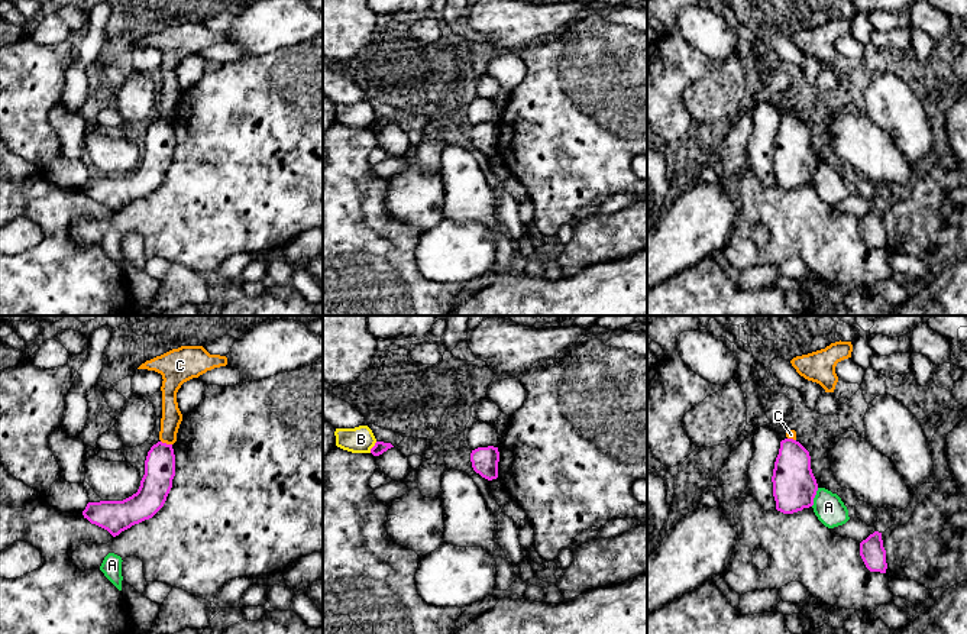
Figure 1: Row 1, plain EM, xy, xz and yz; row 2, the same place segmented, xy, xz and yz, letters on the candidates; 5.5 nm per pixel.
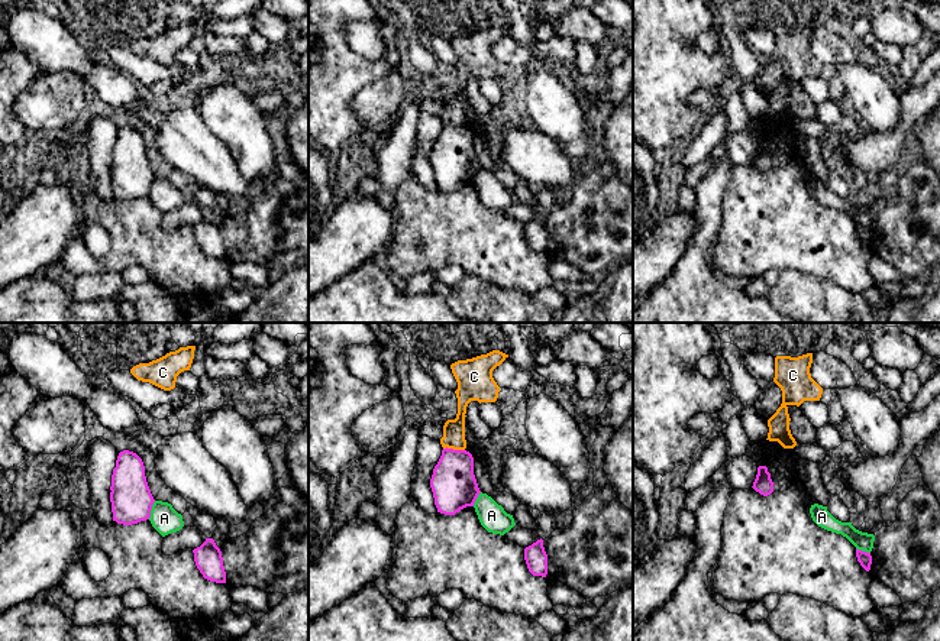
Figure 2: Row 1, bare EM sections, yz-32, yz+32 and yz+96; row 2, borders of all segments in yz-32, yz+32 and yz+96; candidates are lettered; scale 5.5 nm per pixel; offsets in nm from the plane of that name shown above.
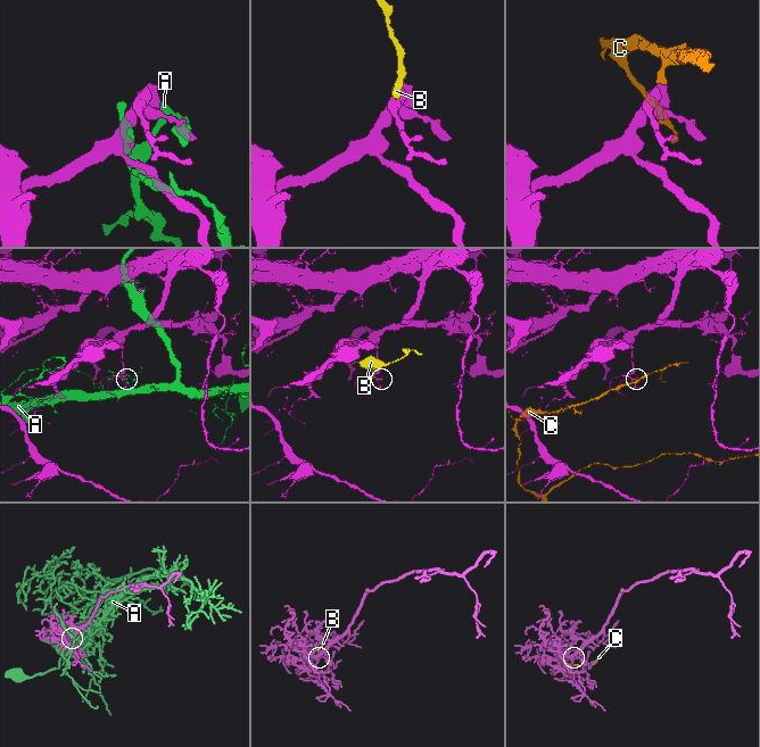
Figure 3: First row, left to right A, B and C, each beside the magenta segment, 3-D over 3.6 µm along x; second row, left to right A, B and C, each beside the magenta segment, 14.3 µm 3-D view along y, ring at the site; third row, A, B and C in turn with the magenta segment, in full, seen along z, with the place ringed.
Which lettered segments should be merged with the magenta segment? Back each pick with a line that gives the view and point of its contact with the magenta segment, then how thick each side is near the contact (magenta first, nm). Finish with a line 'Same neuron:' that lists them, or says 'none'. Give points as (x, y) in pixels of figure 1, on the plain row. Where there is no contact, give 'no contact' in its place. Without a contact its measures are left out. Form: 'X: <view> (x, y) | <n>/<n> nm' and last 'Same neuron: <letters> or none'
Same neuron: none

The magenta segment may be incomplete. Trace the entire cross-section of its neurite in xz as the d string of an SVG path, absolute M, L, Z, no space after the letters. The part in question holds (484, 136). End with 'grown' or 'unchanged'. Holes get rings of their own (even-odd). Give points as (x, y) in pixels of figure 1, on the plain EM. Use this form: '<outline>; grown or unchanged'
M478 123L470 129L472 143L482 153L492 156L498 153L498 138L499 127L498 123Z; unchanged

